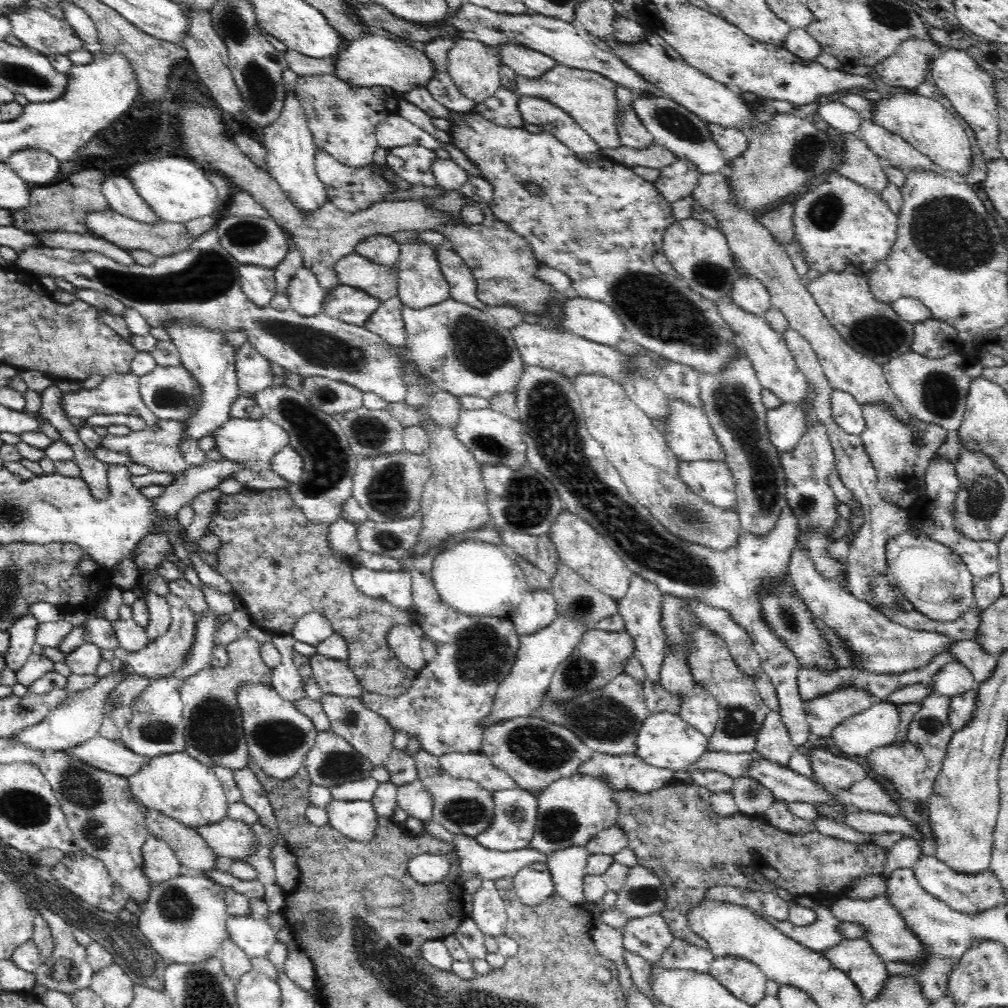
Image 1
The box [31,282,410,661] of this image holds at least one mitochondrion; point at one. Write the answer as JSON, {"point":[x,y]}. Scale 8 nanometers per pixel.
{"point":[328,459]}

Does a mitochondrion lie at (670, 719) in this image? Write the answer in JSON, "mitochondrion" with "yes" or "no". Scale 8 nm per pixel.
{"mitochondrion":"no"}

